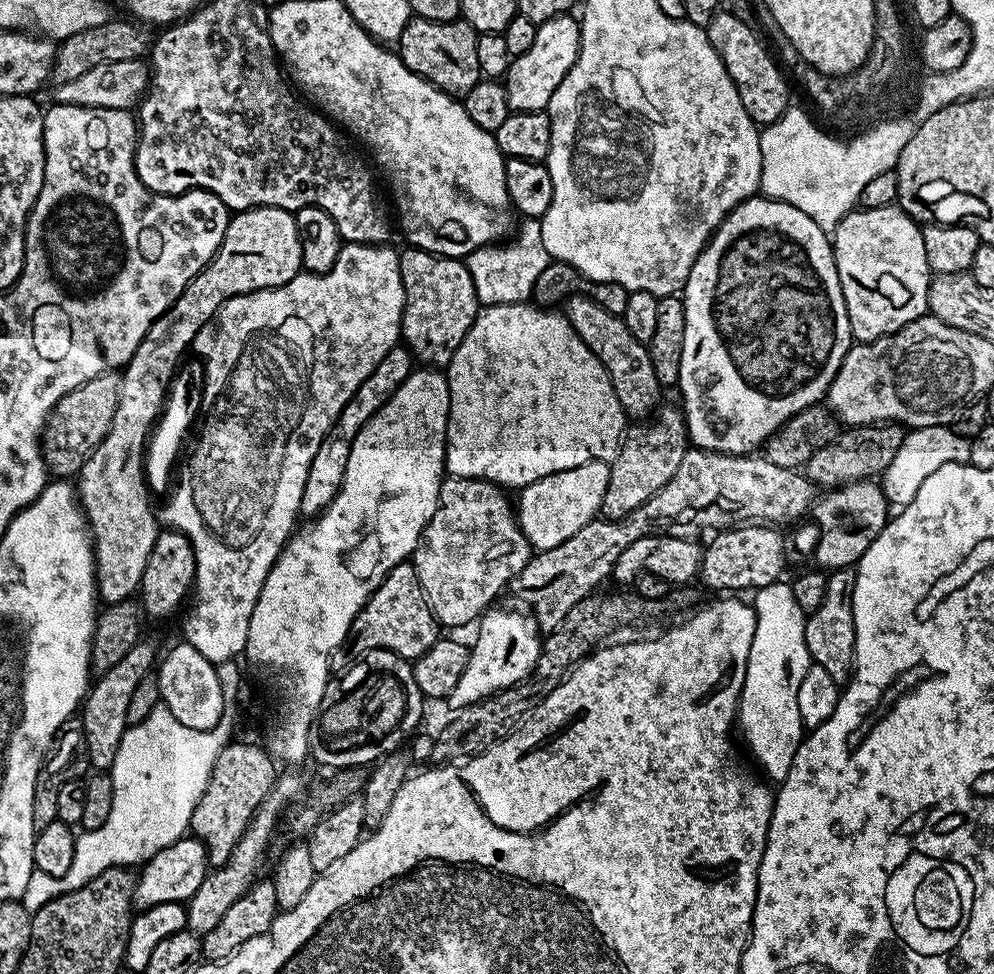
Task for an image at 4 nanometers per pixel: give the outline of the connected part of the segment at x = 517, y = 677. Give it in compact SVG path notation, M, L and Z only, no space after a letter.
M500 607L489 608L478 621L480 633L476 636L476 645L471 645L466 670L462 678L458 678L458 686L454 686L454 690L446 698L446 704L452 710L469 707L500 693L504 688L527 681L535 669L542 643L542 633L536 624L535 615Z

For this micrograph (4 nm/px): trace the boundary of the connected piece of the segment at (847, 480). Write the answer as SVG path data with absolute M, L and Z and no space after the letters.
M877 422L848 426L834 439L824 442L821 448L813 447L803 465L803 475L812 481L817 489L843 490L859 480L883 477L884 471L894 462L894 454L902 450L905 429L895 422Z

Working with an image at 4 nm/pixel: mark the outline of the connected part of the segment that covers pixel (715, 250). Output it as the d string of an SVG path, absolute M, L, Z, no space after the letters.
M763 194L743 200L722 221L700 257L694 262L688 281L682 289L682 299L686 306L686 338L682 342L682 370L678 393L680 392L681 398L684 399L682 411L684 422L688 425L689 441L706 452L721 452L726 456L747 456L755 453L768 443L773 434L779 432L786 421L794 419L800 412L812 410L819 400L821 403L827 397L828 388L834 382L849 348L854 343L829 233L820 229L818 222L814 222L810 214L802 214L798 206L790 206L786 202L773 200Z

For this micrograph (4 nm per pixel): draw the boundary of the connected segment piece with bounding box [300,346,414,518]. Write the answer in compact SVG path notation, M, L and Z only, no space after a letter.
M397 346L390 349L386 358L382 358L382 362L378 362L378 366L374 366L370 378L366 378L366 382L362 382L362 386L358 386L358 390L350 398L350 402L346 402L342 414L338 414L336 425L326 434L322 446L318 446L318 454L314 454L314 462L310 462L310 474L306 474L306 486L302 486L301 517L319 517L320 513L325 512L332 505L342 486L342 478L346 474L346 462L350 462L350 450L354 446L362 426L366 426L366 422L370 422L370 418L374 418L374 414L378 414L378 410L382 410L382 406L394 394L394 390L398 390L398 386L402 386L402 382L406 382L406 378L413 370L414 357L412 353L403 346Z

